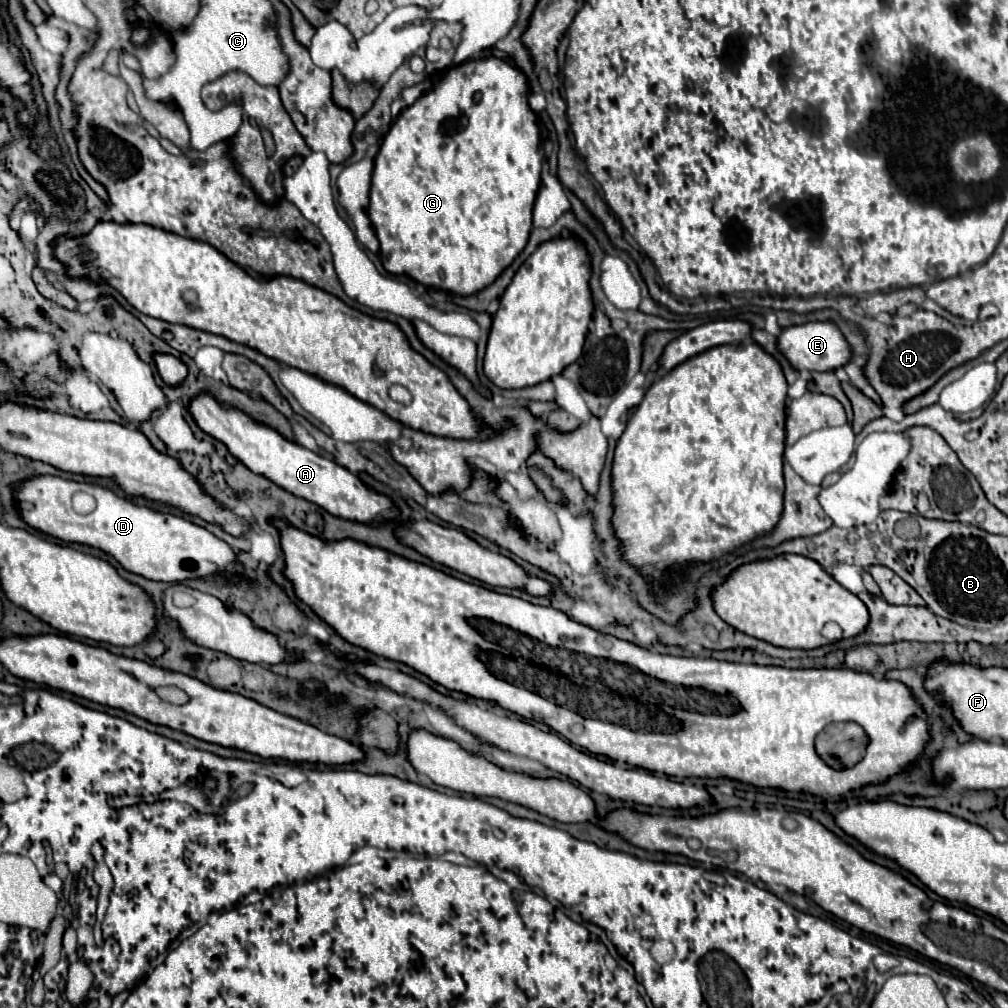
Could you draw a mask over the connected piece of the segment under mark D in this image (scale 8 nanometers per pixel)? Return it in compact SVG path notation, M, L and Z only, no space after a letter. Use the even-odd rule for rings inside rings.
M35 476L21 482L17 500L19 514L29 526L65 542L79 542L101 548L103 552L111 554L125 570L141 574L149 580L177 584L189 578L203 580L217 574L229 586L249 582L245 570L237 562L237 552L209 530L173 514L159 514L155 510L135 506L103 486L79 484L57 476ZM75 492L87 492L95 498L97 506L91 514L77 514L73 510L71 498Z

